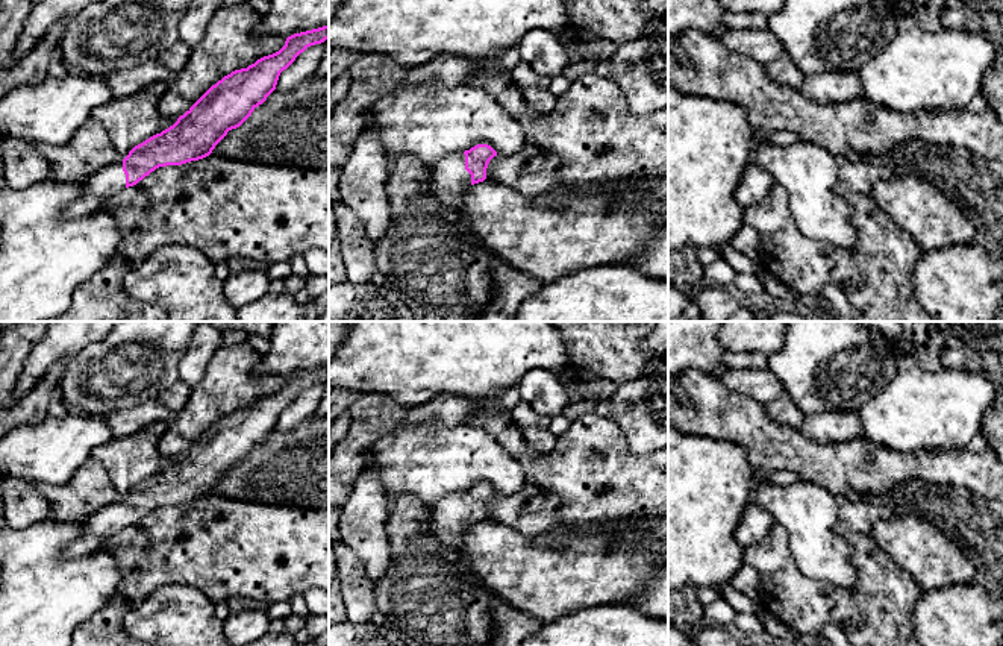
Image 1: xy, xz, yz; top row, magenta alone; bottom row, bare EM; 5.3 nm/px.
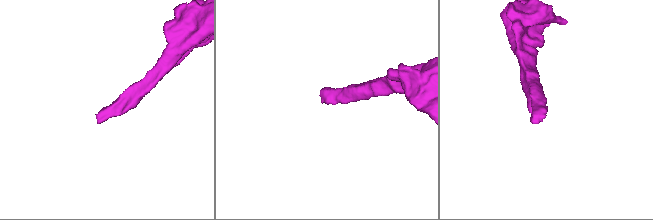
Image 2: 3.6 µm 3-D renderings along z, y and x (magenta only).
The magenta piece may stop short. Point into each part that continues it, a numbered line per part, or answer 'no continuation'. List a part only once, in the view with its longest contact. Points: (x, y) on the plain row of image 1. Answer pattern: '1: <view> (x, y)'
1: xz (447, 517)

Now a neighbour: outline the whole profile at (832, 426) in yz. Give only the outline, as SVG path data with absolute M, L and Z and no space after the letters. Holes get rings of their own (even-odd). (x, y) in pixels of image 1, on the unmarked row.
M826 411L808 414L798 431L814 441L841 443L861 437L862 422L856 411Z

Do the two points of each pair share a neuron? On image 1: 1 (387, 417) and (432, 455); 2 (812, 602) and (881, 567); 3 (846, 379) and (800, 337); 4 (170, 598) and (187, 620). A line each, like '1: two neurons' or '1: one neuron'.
1: two neurons
2: one neuron
3: one neuron
4: one neuron

